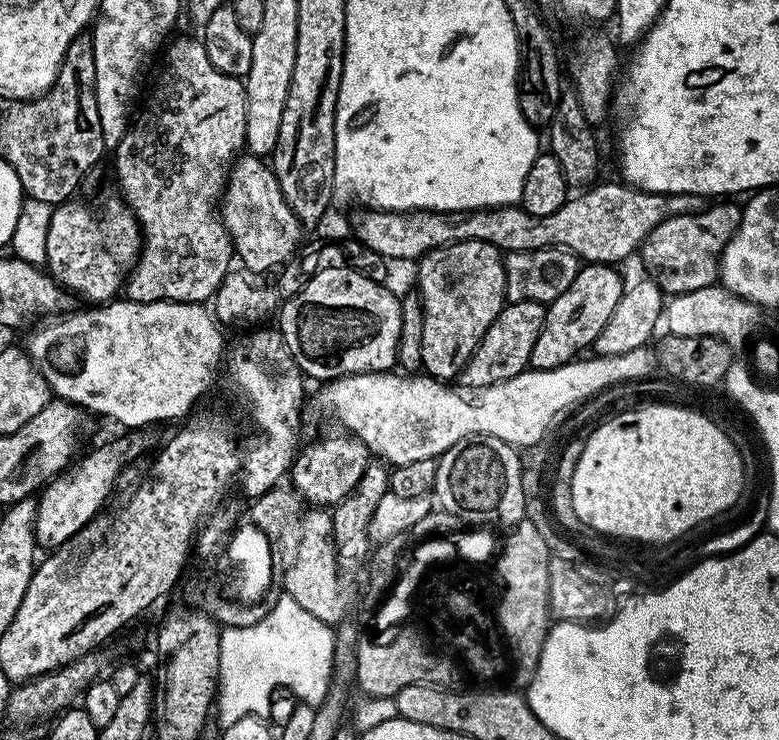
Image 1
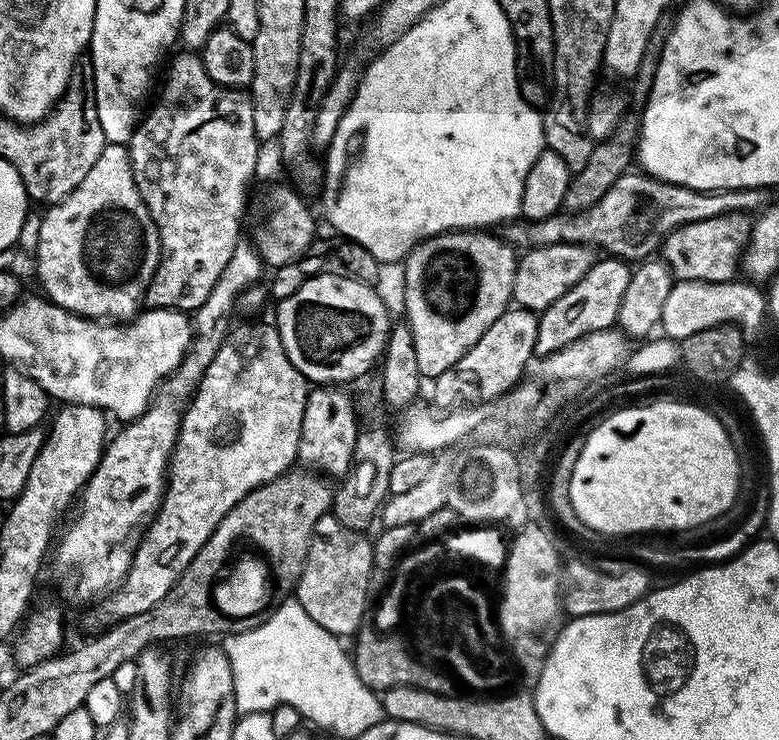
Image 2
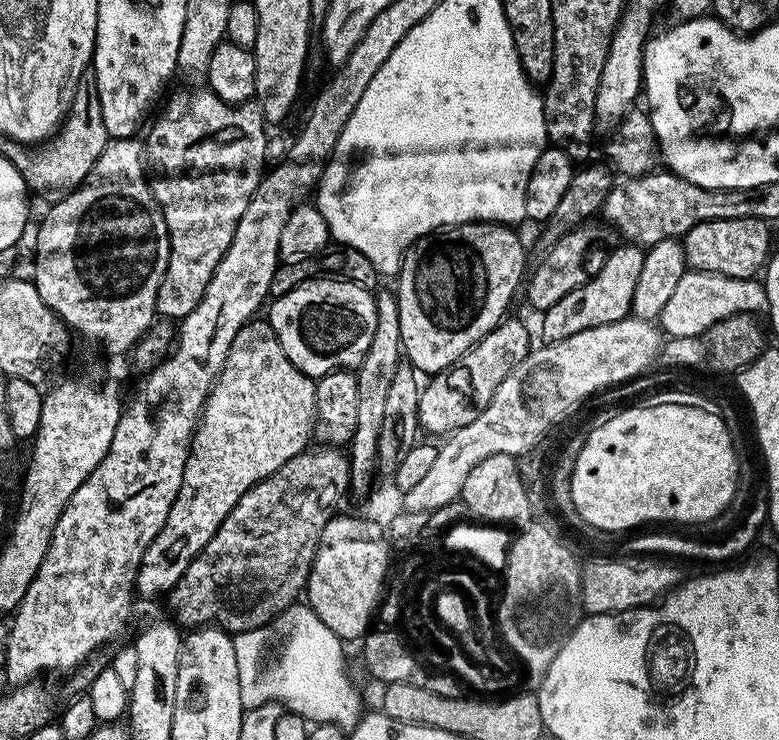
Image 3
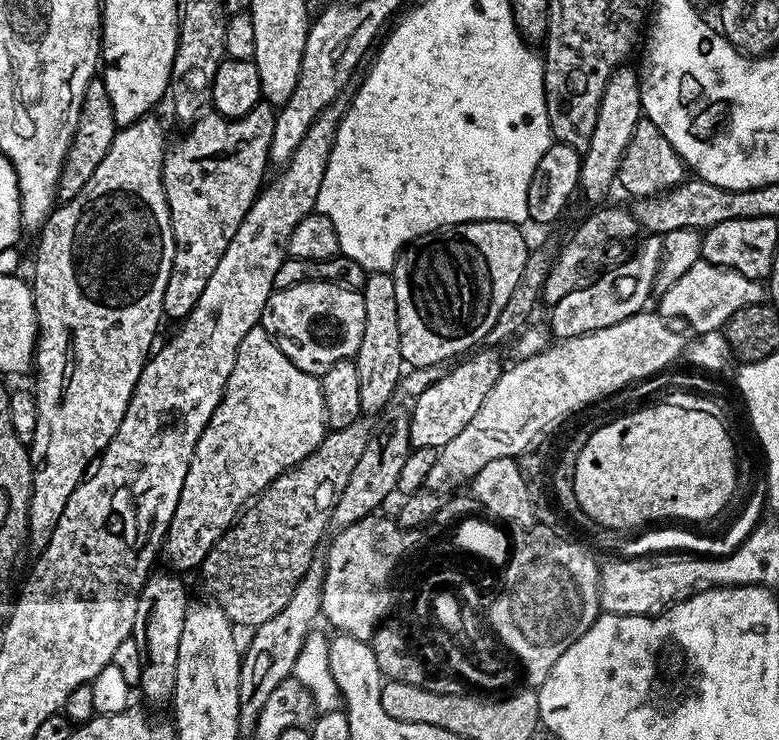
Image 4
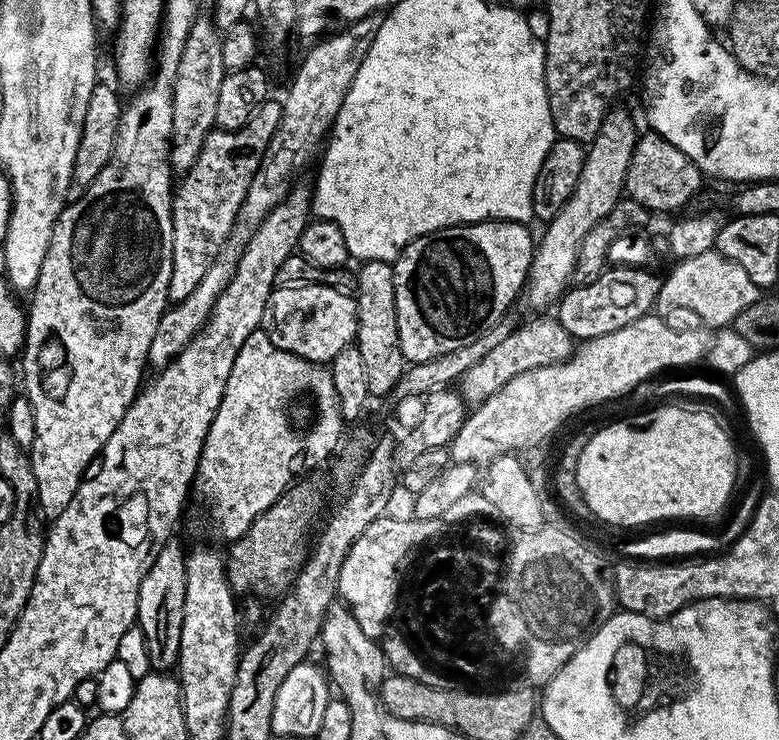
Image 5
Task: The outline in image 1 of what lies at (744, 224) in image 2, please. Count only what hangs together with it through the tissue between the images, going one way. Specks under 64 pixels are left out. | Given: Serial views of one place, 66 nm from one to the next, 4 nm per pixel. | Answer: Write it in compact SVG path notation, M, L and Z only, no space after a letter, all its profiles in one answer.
M712 202L701 208L699 212L672 216L669 220L663 220L661 224L654 226L654 230L645 238L642 253L644 252L644 264L648 267L647 275L655 280L665 293L693 292L713 287L717 283L720 275L720 256L724 252L724 247L730 242L730 238L738 230L742 211L739 203L737 205L724 203L728 202Z

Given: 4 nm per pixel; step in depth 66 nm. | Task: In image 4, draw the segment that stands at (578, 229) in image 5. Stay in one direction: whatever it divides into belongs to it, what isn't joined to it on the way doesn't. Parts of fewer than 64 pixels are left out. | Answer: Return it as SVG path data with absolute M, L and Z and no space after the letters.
M629 66L617 68L615 74L606 82L606 90L602 94L602 102L598 106L598 122L594 126L594 135L590 138L590 146L582 153L580 162L580 187L592 206L599 205L600 200L612 184L617 183L620 175L622 154L626 154L626 146L630 146L630 134L634 134L634 126L642 119L642 87L636 72Z

